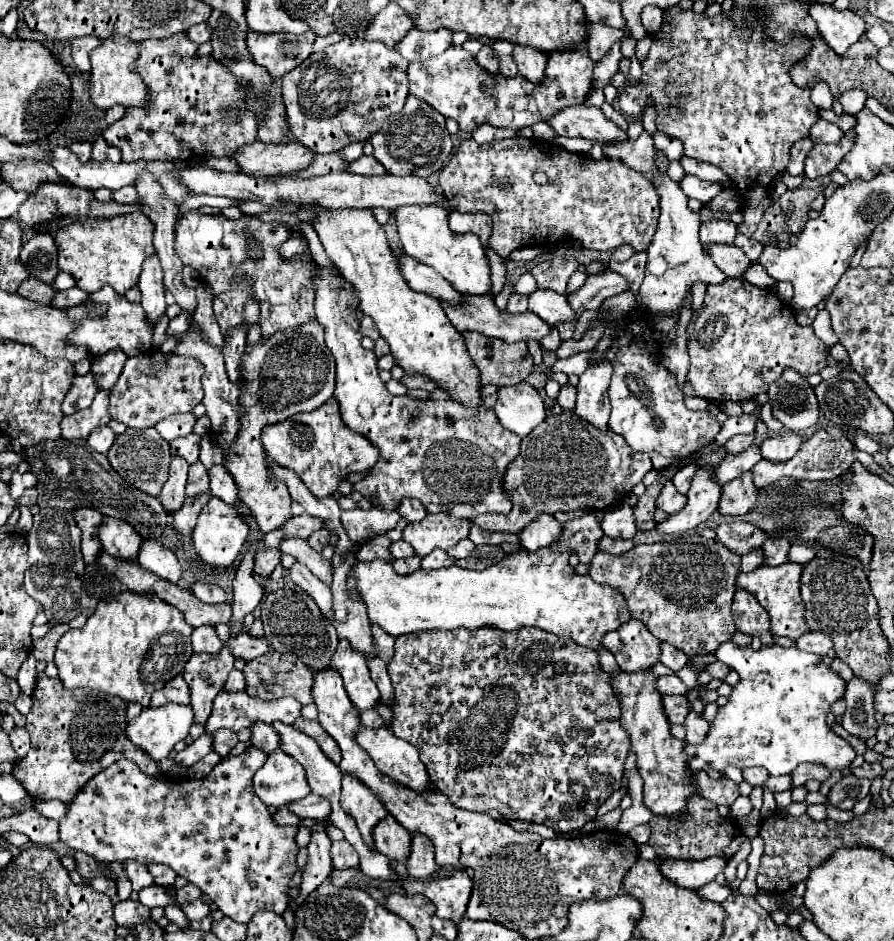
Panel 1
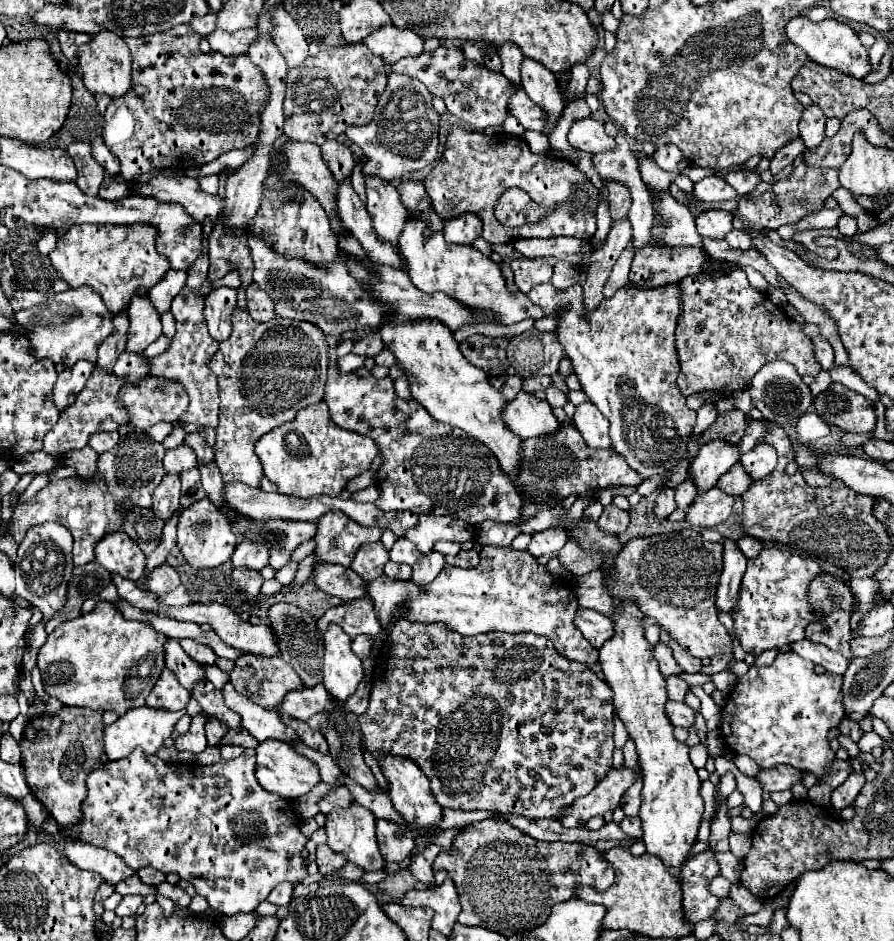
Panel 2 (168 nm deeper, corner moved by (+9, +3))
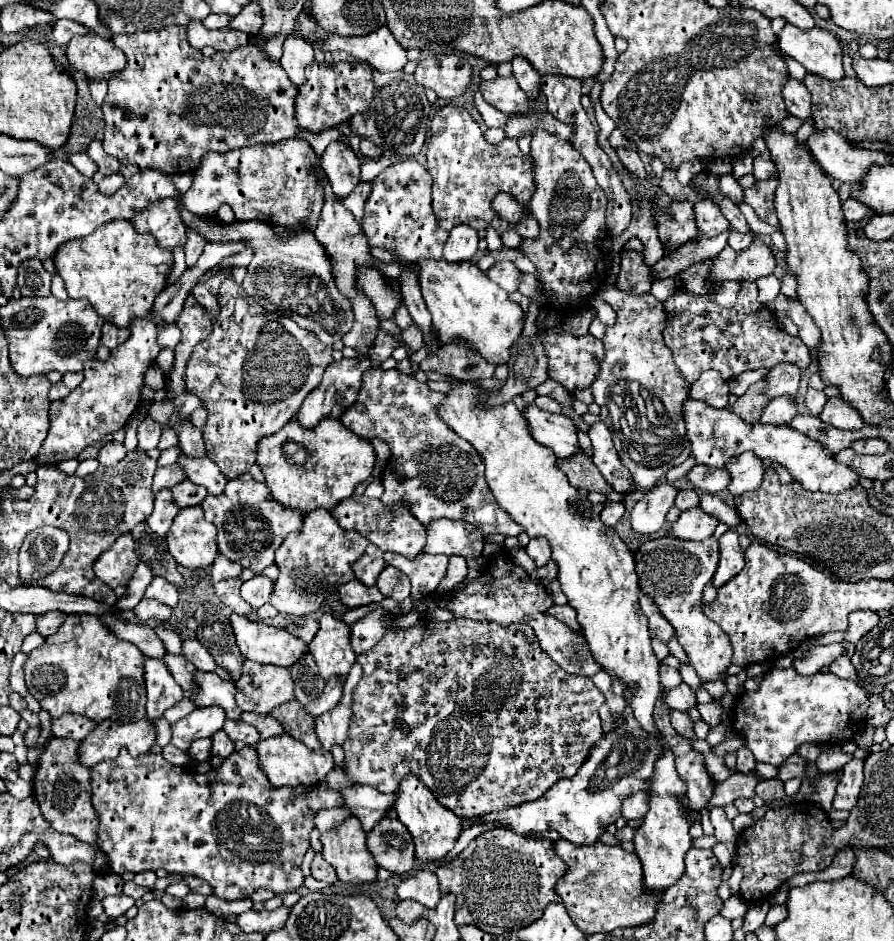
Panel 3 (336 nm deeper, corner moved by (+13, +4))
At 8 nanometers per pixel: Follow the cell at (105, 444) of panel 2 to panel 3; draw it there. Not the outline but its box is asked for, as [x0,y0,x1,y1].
[97,443,127,467]

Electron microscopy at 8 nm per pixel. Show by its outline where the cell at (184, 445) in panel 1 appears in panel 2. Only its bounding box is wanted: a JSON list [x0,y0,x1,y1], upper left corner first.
[163,444,197,474]

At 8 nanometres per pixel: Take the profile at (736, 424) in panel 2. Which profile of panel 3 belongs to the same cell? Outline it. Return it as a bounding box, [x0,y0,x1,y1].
[727,383,769,423]

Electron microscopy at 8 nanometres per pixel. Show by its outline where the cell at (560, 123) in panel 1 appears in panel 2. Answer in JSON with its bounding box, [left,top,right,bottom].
[507,88,545,132]

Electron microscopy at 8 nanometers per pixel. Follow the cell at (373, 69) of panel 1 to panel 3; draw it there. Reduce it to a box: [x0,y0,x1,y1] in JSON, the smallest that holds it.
[295,63,373,133]

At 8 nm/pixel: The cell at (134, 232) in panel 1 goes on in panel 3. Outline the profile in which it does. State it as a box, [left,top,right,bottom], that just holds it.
[53,219,173,327]

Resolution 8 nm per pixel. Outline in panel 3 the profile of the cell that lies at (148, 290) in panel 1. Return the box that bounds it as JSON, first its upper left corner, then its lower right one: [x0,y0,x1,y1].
[37,319,161,465]

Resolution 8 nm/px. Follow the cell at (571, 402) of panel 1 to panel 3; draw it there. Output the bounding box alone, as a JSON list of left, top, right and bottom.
[535,397,561,413]

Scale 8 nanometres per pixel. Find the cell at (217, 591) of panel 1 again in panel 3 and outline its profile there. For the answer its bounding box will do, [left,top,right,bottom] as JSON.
[133,599,173,619]

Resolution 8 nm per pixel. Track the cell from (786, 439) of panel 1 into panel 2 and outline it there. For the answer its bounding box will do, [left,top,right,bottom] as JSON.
[741,444,777,480]

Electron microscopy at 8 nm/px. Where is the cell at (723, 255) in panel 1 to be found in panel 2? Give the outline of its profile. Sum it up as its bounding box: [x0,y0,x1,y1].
[651,190,701,248]

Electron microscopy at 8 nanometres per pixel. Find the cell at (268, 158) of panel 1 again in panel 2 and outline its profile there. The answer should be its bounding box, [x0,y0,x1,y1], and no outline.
[277,142,349,236]

